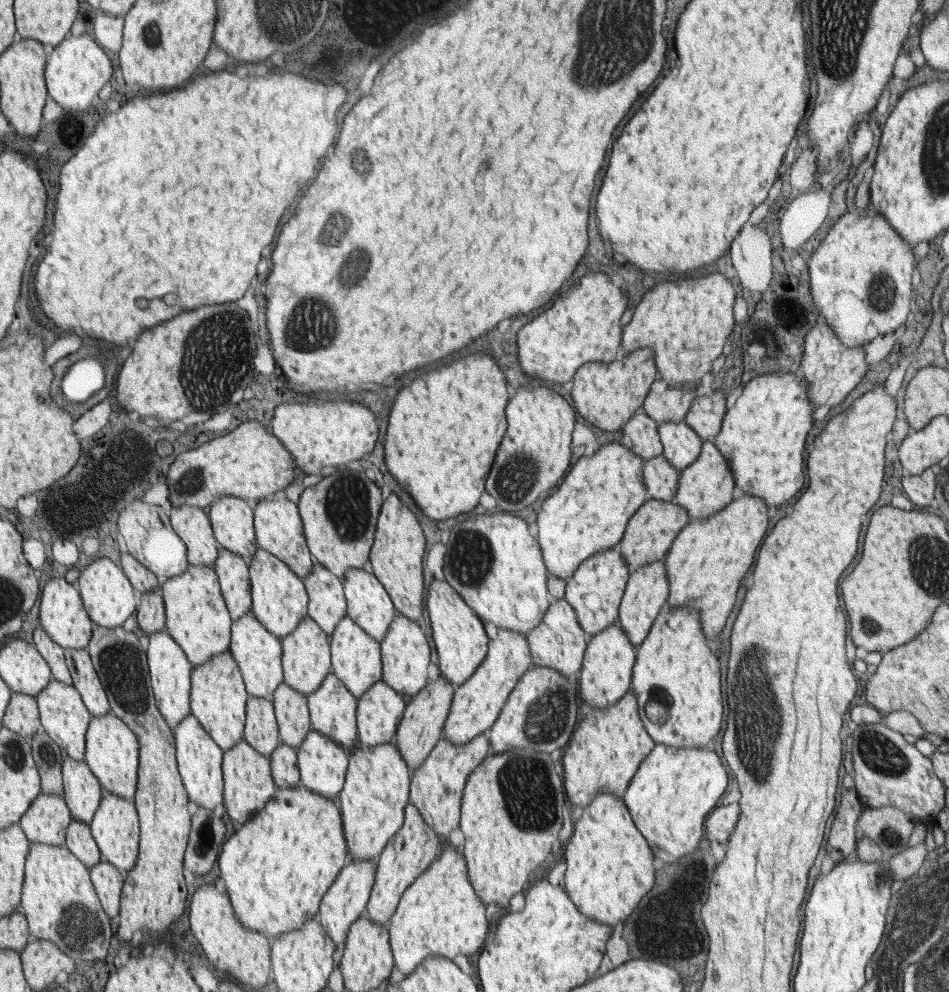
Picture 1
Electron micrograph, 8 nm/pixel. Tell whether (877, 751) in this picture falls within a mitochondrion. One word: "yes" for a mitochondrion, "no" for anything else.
yes

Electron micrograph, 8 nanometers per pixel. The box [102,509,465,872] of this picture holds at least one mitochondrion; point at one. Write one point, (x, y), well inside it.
(205, 832)

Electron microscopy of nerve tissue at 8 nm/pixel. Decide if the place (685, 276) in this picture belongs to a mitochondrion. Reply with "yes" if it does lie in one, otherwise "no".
no

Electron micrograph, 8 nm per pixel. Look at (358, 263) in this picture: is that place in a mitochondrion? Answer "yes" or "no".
yes

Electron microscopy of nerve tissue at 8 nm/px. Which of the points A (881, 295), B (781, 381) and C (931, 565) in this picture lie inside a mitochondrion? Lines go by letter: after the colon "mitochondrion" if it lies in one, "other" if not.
A: mitochondrion
B: other
C: mitochondrion

